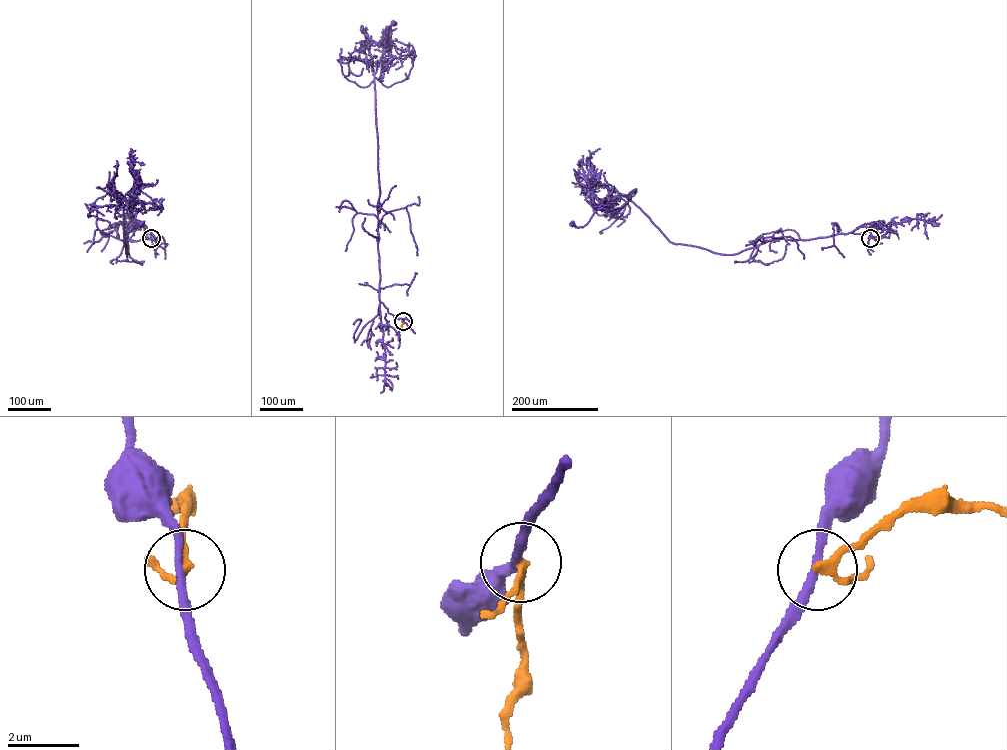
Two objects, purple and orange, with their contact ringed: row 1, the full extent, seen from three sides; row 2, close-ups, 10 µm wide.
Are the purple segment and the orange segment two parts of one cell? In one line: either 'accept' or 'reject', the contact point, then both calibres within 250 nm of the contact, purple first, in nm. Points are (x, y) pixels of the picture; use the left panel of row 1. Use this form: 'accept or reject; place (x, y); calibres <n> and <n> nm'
reject; place (151, 238); calibres 220 and 190 nm

